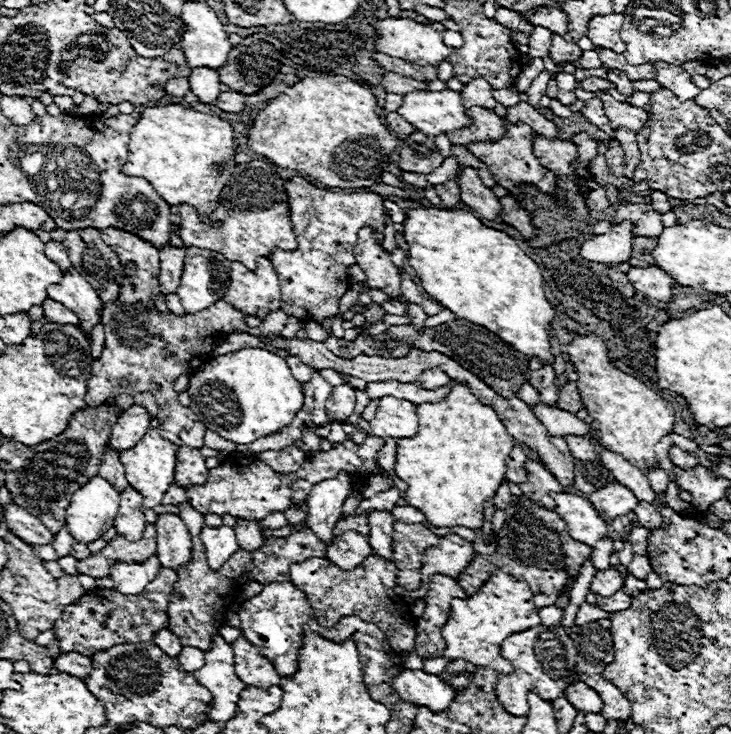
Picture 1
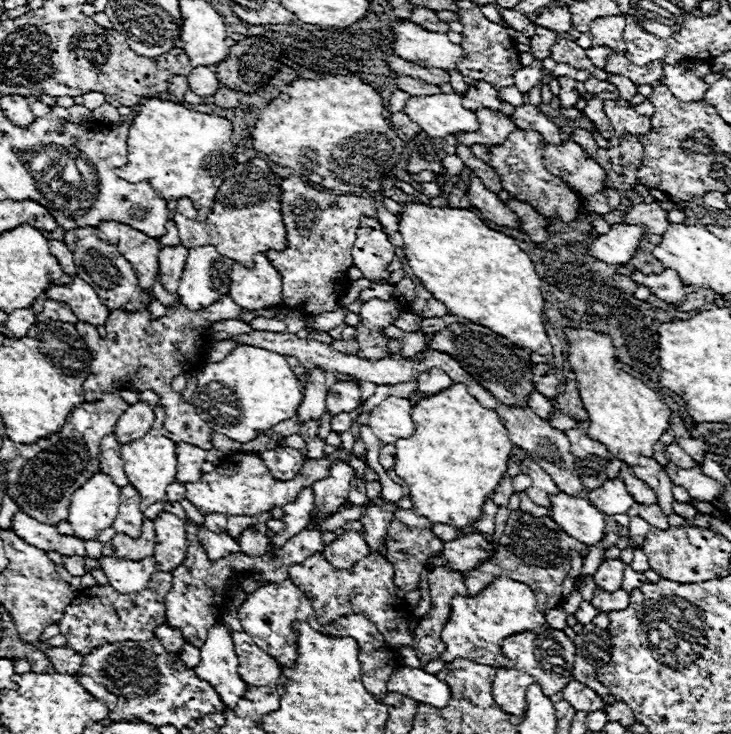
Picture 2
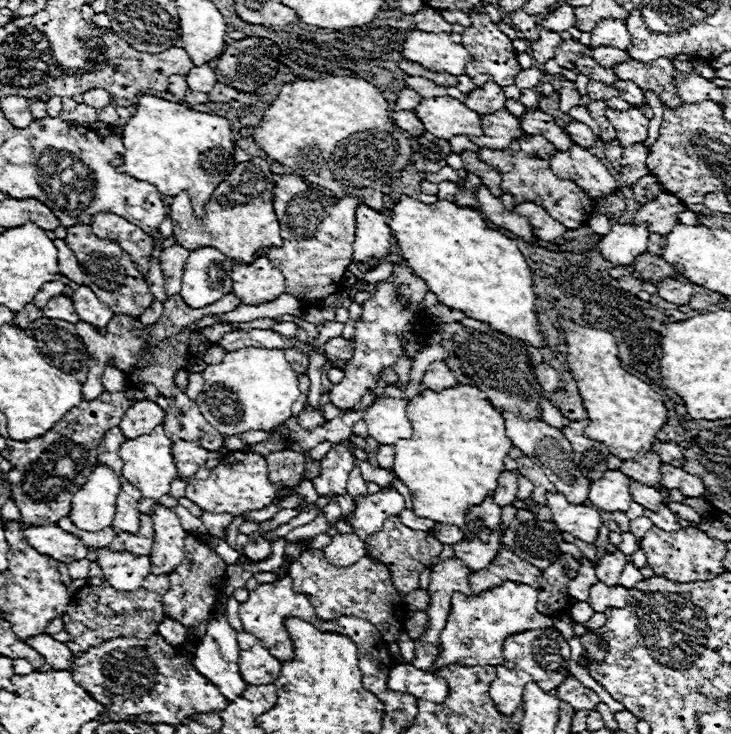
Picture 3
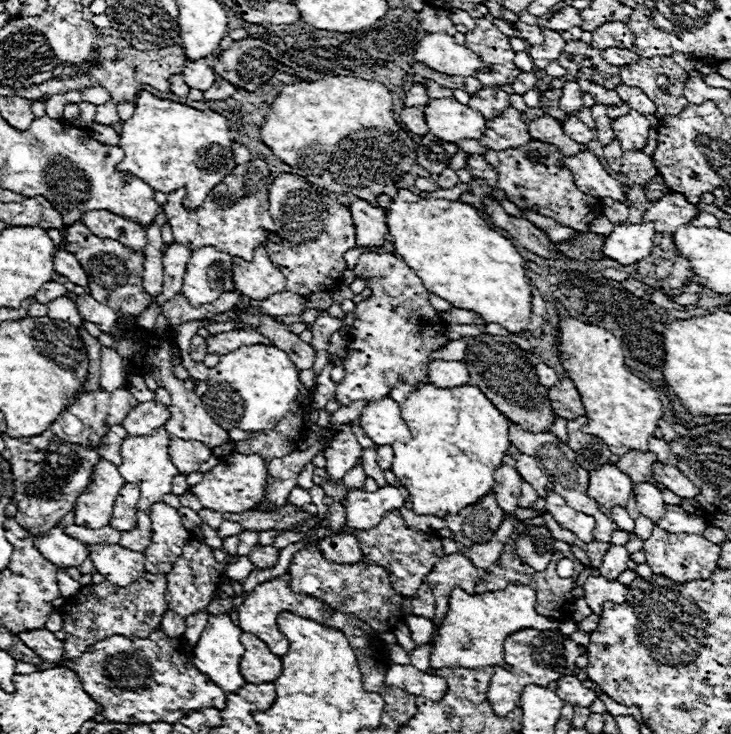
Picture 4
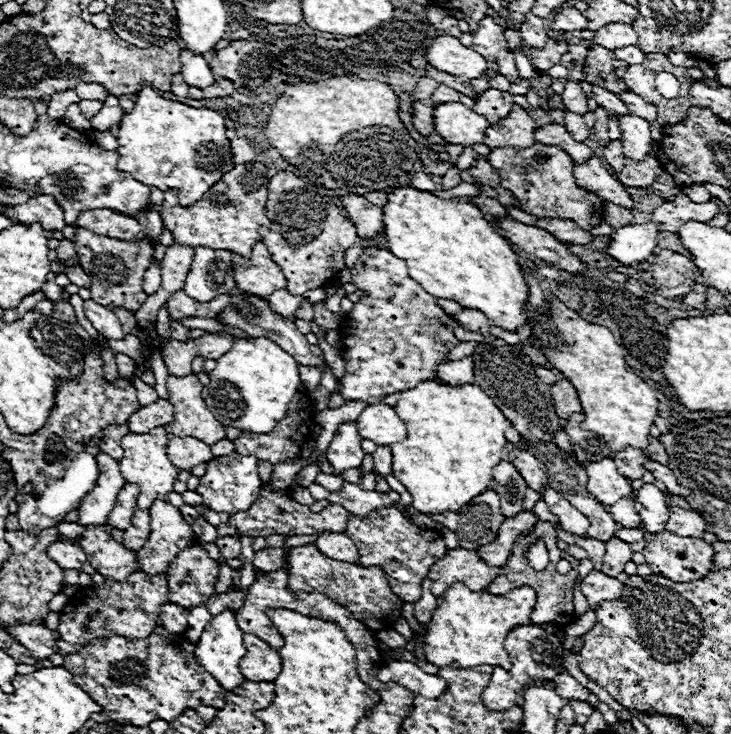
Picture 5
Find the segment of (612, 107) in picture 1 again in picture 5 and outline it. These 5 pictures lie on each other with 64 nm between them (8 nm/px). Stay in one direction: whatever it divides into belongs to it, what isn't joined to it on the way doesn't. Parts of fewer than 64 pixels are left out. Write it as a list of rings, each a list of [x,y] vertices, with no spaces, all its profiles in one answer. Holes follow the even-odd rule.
[[[634,114],[620,116],[618,120],[620,130],[622,130],[622,144],[624,144],[624,156],[632,160],[644,160],[652,148],[652,138],[650,138],[650,124]]]

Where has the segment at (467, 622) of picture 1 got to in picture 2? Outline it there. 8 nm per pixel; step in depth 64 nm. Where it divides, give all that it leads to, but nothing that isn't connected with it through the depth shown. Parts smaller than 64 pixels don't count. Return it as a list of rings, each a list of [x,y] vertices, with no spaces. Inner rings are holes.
[[[498,576],[498,580],[494,580],[476,596],[452,598],[452,612],[442,630],[442,642],[446,646],[446,652],[440,656],[440,660],[448,664],[456,658],[466,658],[476,664],[488,664],[494,668],[514,668],[512,660],[500,654],[502,640],[538,626],[546,626],[546,618],[536,608],[534,590],[528,584],[510,580],[508,576]]]

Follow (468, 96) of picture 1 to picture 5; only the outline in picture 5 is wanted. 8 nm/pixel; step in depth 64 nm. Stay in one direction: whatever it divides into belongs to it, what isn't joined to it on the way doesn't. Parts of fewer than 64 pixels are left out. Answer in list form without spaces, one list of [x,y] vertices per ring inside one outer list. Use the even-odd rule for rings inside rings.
[[[490,88],[490,90],[482,92],[480,98],[476,100],[474,112],[480,112],[480,116],[484,116],[490,124],[498,124],[504,116],[508,116],[512,106],[514,106],[512,94]]]

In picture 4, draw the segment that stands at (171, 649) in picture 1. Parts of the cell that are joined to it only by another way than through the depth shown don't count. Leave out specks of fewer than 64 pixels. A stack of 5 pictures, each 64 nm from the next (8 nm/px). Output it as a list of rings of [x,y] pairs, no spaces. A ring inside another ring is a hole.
[[[166,610],[164,612],[164,618],[162,618],[162,624],[160,624],[160,630],[166,632],[168,636],[174,636],[174,638],[180,638],[186,630],[186,622],[184,618],[180,618],[176,612],[172,610]]]

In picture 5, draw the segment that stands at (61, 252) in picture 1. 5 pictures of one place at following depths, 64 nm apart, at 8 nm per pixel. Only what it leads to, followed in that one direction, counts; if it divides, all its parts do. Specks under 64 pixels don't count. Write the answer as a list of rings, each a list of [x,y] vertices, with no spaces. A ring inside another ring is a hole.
[[[60,264],[60,270],[68,274],[68,278],[70,278],[72,284],[76,284],[76,286],[80,286],[80,288],[90,288],[90,286],[92,286],[90,276],[88,276],[80,266],[78,266],[78,268],[66,268],[64,264]]]

